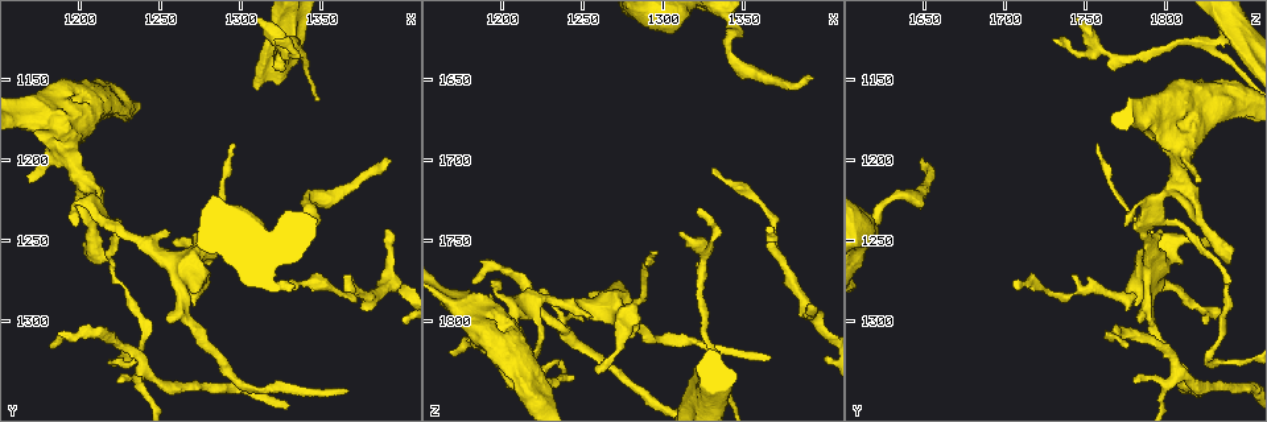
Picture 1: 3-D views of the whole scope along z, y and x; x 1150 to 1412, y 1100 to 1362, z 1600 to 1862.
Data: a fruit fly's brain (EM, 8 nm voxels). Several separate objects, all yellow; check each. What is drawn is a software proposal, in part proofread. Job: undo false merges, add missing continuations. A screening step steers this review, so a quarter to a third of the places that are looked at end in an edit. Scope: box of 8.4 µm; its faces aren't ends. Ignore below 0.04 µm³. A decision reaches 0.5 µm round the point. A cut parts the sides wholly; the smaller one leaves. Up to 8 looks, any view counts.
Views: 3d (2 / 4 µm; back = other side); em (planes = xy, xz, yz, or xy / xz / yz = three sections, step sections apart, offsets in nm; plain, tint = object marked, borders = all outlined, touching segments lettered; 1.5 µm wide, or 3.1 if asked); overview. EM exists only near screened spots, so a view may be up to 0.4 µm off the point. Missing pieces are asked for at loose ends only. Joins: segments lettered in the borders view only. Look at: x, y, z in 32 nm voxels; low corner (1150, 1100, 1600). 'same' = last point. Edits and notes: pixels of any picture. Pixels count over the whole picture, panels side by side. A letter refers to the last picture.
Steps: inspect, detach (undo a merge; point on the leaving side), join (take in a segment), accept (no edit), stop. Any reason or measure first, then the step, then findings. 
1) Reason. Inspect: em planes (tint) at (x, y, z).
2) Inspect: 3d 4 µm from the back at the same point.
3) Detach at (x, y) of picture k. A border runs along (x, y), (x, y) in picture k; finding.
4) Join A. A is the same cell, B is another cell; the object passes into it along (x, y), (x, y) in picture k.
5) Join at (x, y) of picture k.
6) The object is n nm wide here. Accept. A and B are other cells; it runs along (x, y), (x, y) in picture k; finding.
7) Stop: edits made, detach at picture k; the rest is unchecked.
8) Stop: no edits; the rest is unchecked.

An open end. Inspect: em xz step 4 (borders) at (1392, 1198, 1648).

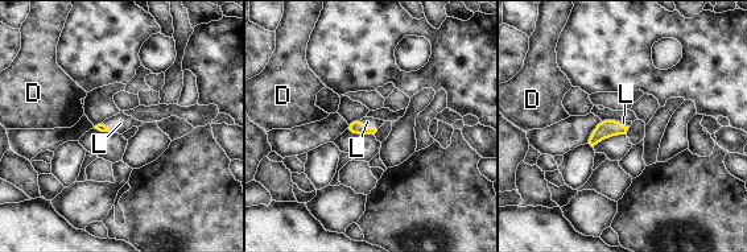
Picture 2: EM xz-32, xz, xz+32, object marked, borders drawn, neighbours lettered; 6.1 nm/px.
Join L. L is the same cell, D is another cell; the object passes into it along (355, 127), (367, 128), (367, 122) in picture 2; it goes on there.

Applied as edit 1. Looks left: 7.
Sudden change in width. Inspect: em planes (borders) at (1342, 1236, 1616).

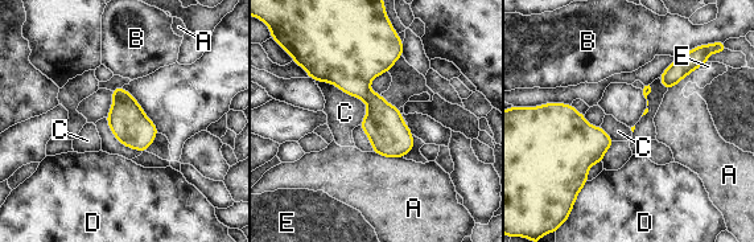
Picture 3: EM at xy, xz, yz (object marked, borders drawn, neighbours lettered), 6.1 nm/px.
The object is 20 nm wide here. Accept. A, B, C, D and E are other cells; a border runs along (314, 80), (361, 98), (361, 124) in picture 3; all the same neuron.

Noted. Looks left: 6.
Inspect: 3d 2 µm at (1332, 1280, 1704).

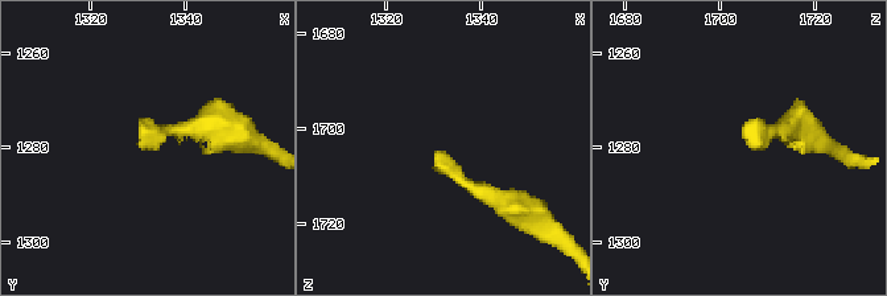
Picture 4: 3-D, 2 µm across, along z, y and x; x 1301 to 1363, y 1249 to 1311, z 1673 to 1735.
Shape alone is not enough. Inspect: em yz step 8 (borders) at (1330, 1278, 1704).

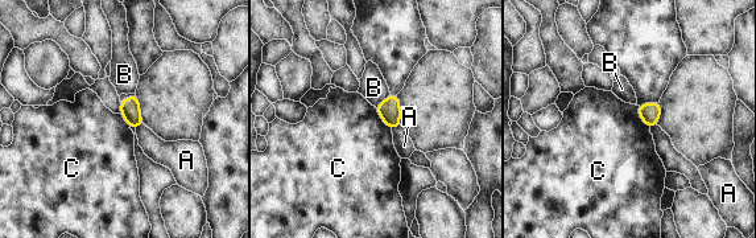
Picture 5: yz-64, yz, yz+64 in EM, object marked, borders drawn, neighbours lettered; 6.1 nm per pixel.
The object is 130 nm wide here. Accept. A, B and C are other cells; no lettered segment goes on from it.

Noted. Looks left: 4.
Stop: edits made, join at picture 2; the rest is unchecked.

